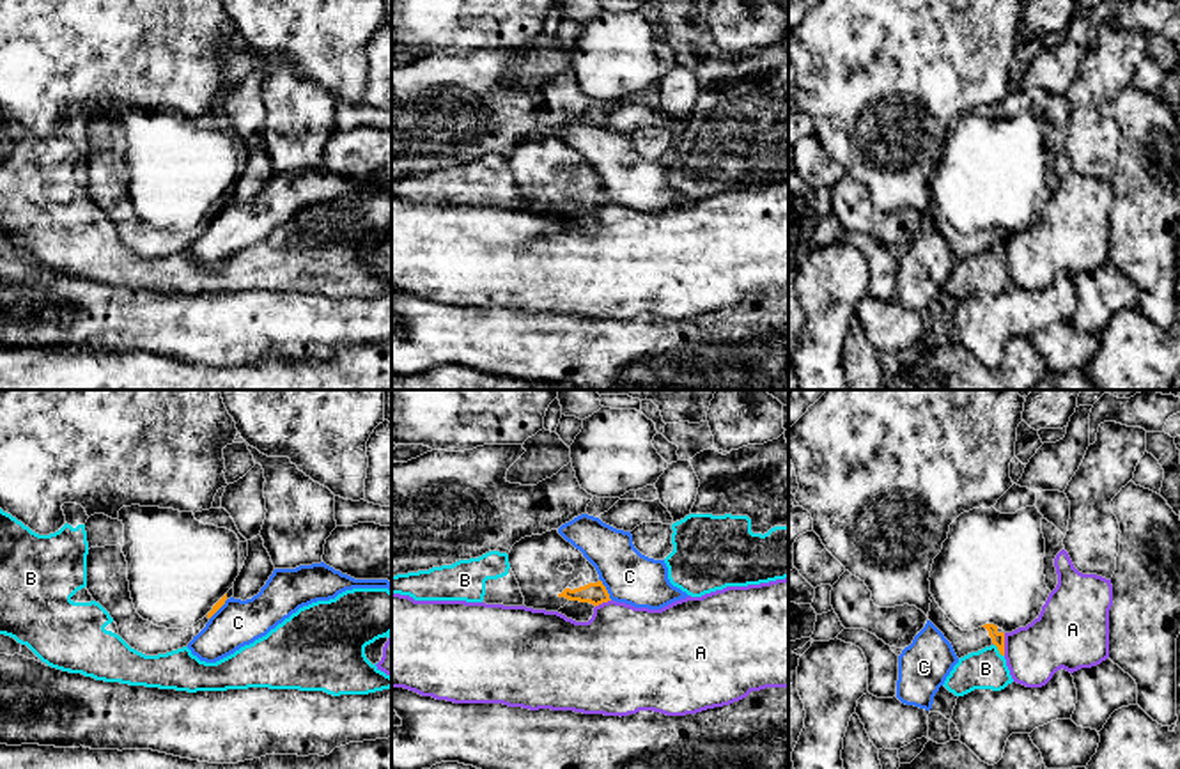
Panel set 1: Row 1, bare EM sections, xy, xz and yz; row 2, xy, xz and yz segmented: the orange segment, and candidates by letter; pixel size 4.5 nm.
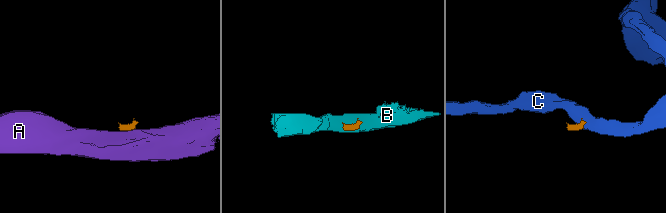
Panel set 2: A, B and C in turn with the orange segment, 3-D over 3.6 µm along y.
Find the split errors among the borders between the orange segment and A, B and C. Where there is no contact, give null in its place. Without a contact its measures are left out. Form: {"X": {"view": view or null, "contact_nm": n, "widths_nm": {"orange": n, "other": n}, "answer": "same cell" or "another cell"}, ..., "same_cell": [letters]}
{"A": {"view": "yz", "contact_nm": 100, "widths_nm": {"orange": 60, "other": 280}, "answer": "another cell"}, "B": {"view": "yz", "contact_nm": 80, "widths_nm": {"orange": 60, "other": 180}, "answer": "another cell"}, "C": {"view": "xz", "contact_nm": 110, "widths_nm": {"orange": 100, "other": 240}, "answer": "another cell"}, "same_cell": []}

